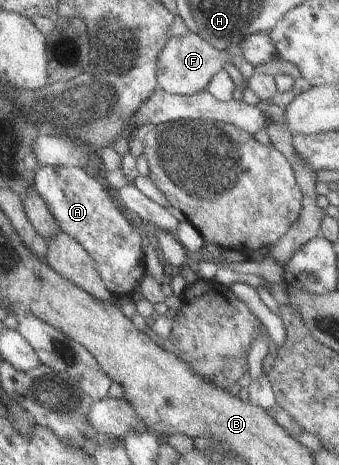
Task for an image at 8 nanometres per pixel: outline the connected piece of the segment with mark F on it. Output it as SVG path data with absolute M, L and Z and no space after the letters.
M187 32L185 36L177 35L167 39L157 55L156 88L169 94L189 95L204 90L205 85L215 72L230 62L231 52L217 50L207 44L198 34Z

